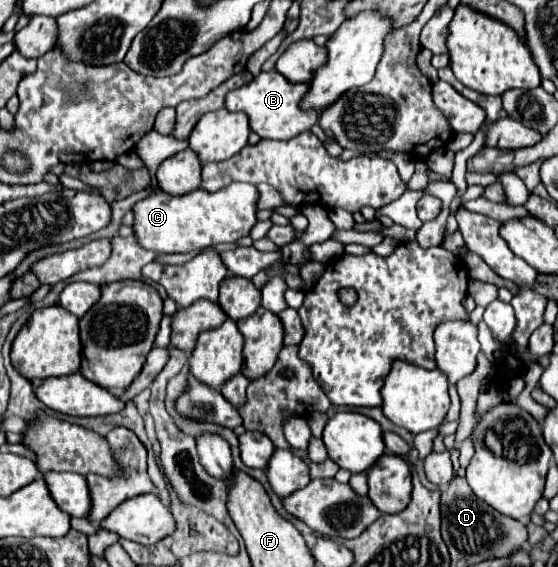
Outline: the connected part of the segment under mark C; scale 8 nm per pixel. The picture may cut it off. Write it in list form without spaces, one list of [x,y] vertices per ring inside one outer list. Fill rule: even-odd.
[[[243,182],[229,184],[217,192],[197,188],[181,196],[171,196],[163,190],[157,190],[139,200],[131,208],[135,214],[133,236],[137,238],[141,248],[159,254],[193,252],[207,248],[211,244],[235,242],[237,238],[247,236],[251,226],[257,222],[255,202],[257,202],[257,188],[251,188],[251,184]]]

